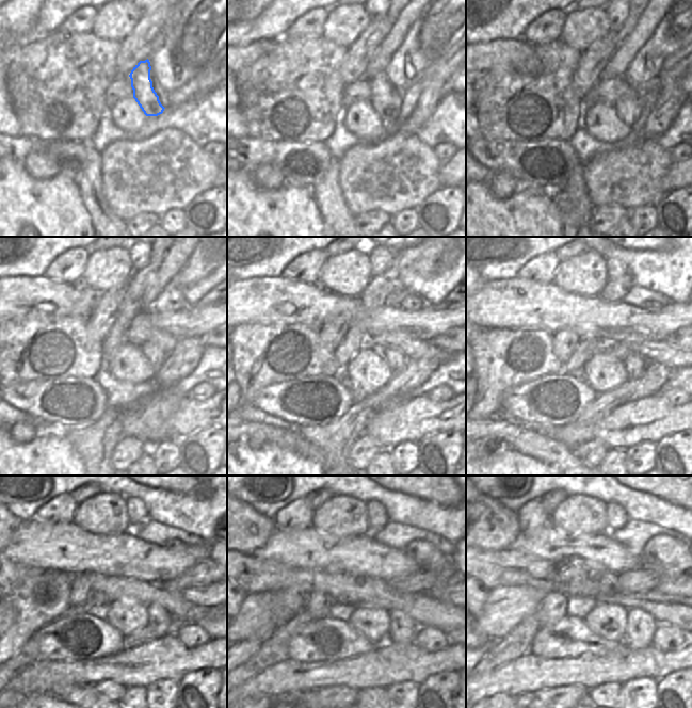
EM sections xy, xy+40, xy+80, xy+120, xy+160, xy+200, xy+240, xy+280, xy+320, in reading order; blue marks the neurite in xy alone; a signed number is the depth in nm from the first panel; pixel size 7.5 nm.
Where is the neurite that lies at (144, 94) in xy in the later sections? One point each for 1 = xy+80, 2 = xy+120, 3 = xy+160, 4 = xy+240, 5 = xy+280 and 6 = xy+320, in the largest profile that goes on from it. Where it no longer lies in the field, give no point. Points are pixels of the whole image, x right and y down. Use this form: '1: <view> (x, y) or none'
1: xy+80 (628, 108)
2: xy+120 (156, 356)
3: xy+160 (395, 359)
4: xy+240 (157, 614)
5: xy+280 (402, 628)
6: xy+320 (640, 628)

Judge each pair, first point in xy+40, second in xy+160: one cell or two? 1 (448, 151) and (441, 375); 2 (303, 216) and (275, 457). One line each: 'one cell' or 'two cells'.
1: two cells
2: one cell

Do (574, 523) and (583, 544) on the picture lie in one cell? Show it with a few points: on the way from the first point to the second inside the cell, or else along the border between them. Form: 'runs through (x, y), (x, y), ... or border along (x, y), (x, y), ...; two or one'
border along (557, 529), (567, 535), (596, 535), (605, 533); two

